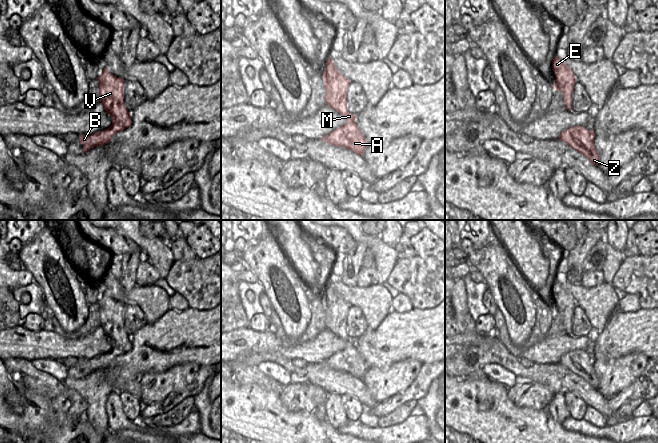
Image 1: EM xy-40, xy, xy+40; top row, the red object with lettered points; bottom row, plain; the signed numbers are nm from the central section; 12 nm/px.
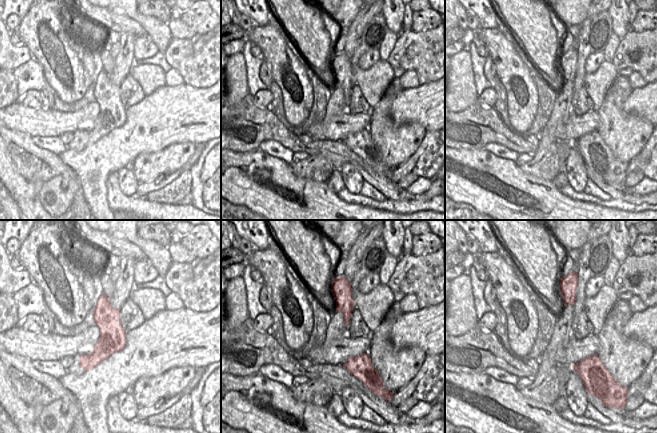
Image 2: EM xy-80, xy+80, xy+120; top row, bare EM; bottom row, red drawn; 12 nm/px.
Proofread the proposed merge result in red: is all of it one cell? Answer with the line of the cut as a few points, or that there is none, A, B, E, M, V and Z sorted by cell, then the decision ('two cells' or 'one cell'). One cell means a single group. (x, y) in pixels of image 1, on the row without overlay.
no cut; A B E M V Z; one cell

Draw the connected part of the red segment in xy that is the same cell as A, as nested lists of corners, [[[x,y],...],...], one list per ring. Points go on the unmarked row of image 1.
[[[326,283],[325,296],[322,298],[326,318],[326,328],[341,338],[346,347],[329,359],[318,363],[336,371],[347,372],[361,380],[367,371],[367,364],[356,348],[356,339],[347,334],[347,316],[350,304],[345,302],[335,291],[332,283]]]

